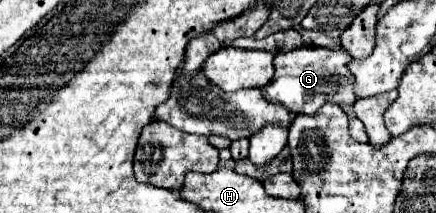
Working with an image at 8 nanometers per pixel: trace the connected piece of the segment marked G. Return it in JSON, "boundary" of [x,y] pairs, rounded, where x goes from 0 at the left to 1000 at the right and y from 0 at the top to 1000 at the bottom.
{"boundary":[[[693,221],[661,249],[638,249],[628,268],[628,362],[615,399],[601,408],[606,446],[633,484],[656,502],[670,531],[702,531],[720,540],[743,484],[771,484],[780,502],[812,493],[817,437],[812,437],[812,362],[798,324],[803,258],[789,230],[743,230],[743,221]]]}

